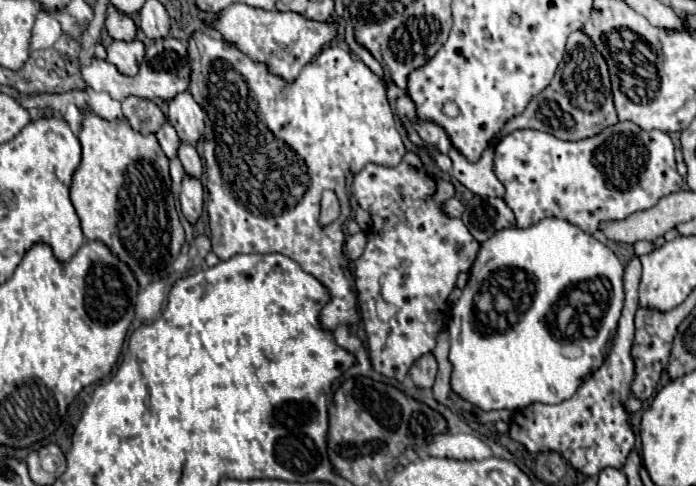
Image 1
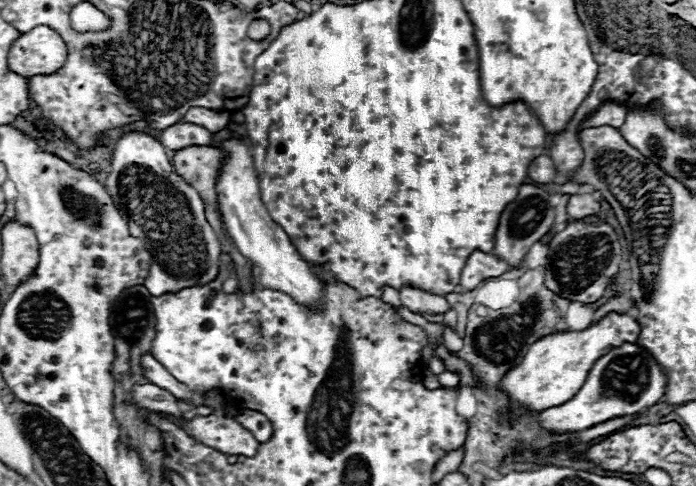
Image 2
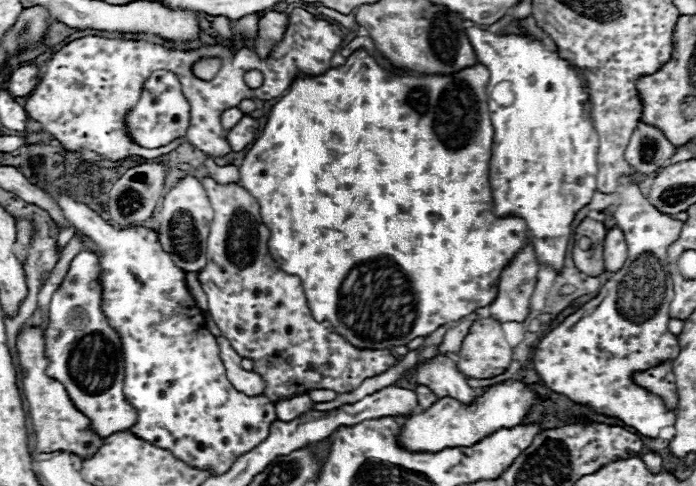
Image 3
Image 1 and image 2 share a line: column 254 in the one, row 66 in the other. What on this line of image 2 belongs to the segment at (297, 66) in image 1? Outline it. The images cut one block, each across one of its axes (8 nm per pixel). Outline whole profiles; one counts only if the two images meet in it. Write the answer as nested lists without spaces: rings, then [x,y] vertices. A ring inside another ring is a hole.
[[[36,26],[14,40],[8,52],[8,68],[24,78],[54,74],[68,58],[68,48],[60,34],[48,26]]]

